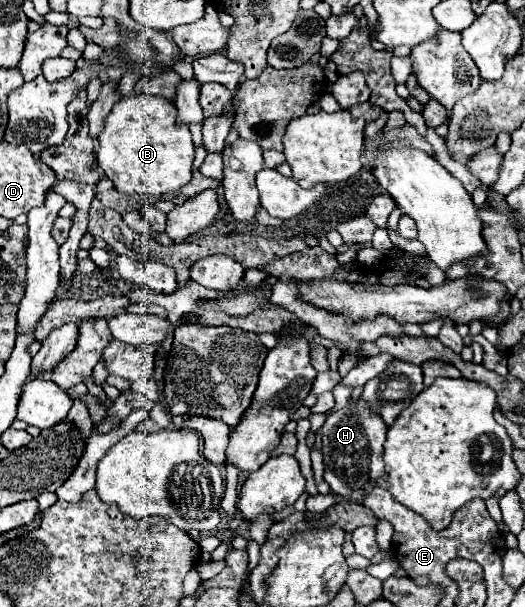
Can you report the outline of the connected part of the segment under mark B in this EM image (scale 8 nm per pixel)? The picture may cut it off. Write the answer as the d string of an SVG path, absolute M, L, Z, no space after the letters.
M134 94L118 100L106 116L106 126L98 136L96 160L120 194L178 194L192 180L192 134L188 126L178 124L178 114L170 100Z

